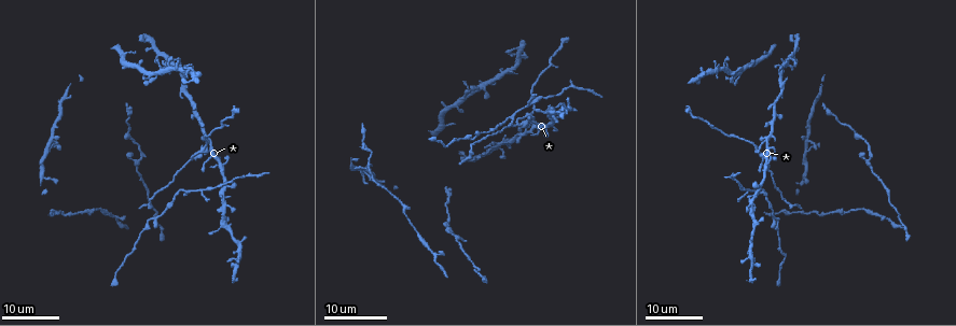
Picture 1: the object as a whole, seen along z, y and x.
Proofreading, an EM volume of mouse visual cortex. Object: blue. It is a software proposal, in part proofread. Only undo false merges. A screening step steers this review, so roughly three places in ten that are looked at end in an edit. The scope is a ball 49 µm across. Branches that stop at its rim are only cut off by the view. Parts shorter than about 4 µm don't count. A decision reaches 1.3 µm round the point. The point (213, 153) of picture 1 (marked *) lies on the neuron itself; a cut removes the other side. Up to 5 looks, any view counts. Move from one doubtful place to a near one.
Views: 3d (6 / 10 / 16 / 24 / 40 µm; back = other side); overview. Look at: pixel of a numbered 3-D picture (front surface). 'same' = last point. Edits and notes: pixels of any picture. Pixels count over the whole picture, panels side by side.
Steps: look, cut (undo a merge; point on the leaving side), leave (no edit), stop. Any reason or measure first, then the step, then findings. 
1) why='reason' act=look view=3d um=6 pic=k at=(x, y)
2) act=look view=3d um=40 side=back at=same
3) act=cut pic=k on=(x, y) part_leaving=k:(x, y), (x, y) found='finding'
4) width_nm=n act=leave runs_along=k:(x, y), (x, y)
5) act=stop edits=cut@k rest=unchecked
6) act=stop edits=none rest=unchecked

why='arms part here' act=look view=3d um=24 pic=1 at=(201, 148)

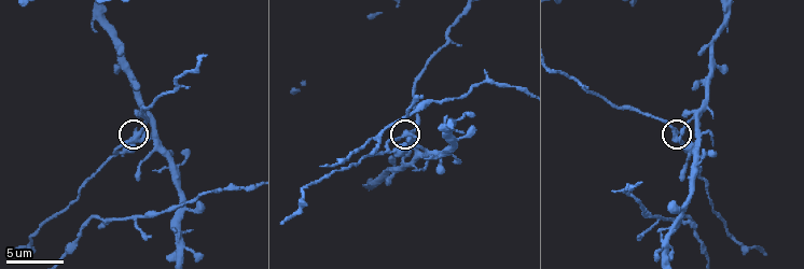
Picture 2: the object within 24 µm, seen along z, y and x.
why='zoom in' act=look view=3d um=10 pic=2 at=(137, 134)

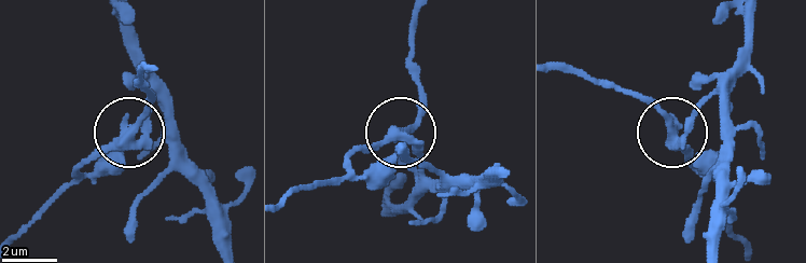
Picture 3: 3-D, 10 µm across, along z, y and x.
arms=3 act=cut pic=3 on=(113, 152) part_leaving=3:(140, 137), (122, 137), (94, 151), (59, 199), (11, 248) found='two neurons meet here'

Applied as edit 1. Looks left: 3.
act=look view=overview

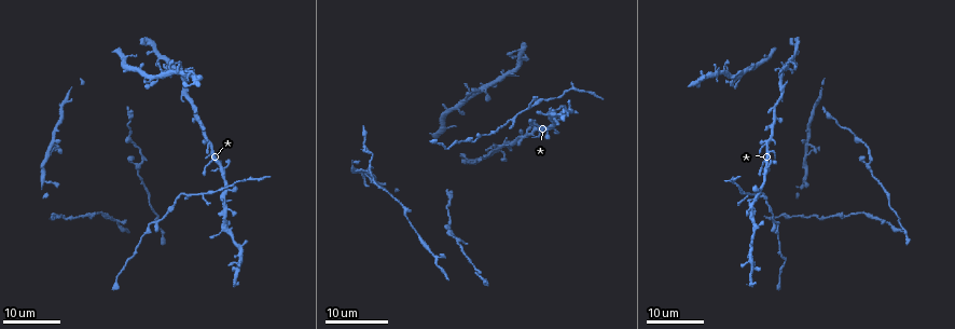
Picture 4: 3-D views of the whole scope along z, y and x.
why='calibre changes' act=look view=3d um=24 pic=4 at=(861, 139)

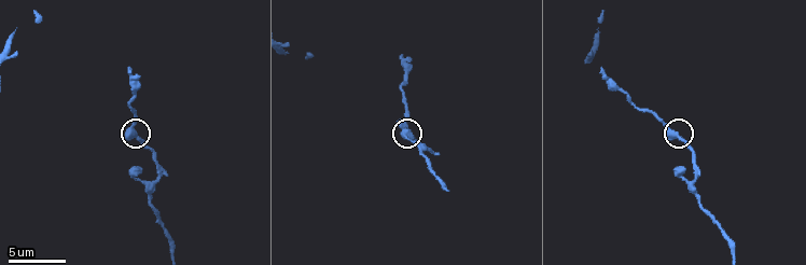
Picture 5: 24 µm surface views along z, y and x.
act=look view=3d um=10 pic=5 at=(677, 137)

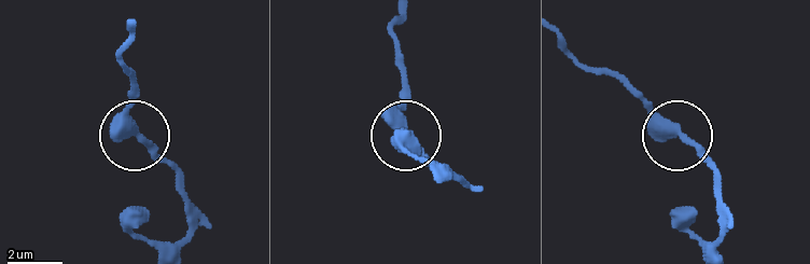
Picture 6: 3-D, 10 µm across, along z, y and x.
act=leave found='all the same neuron'

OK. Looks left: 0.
act=stop edits=cut@3 rest=unchecked

